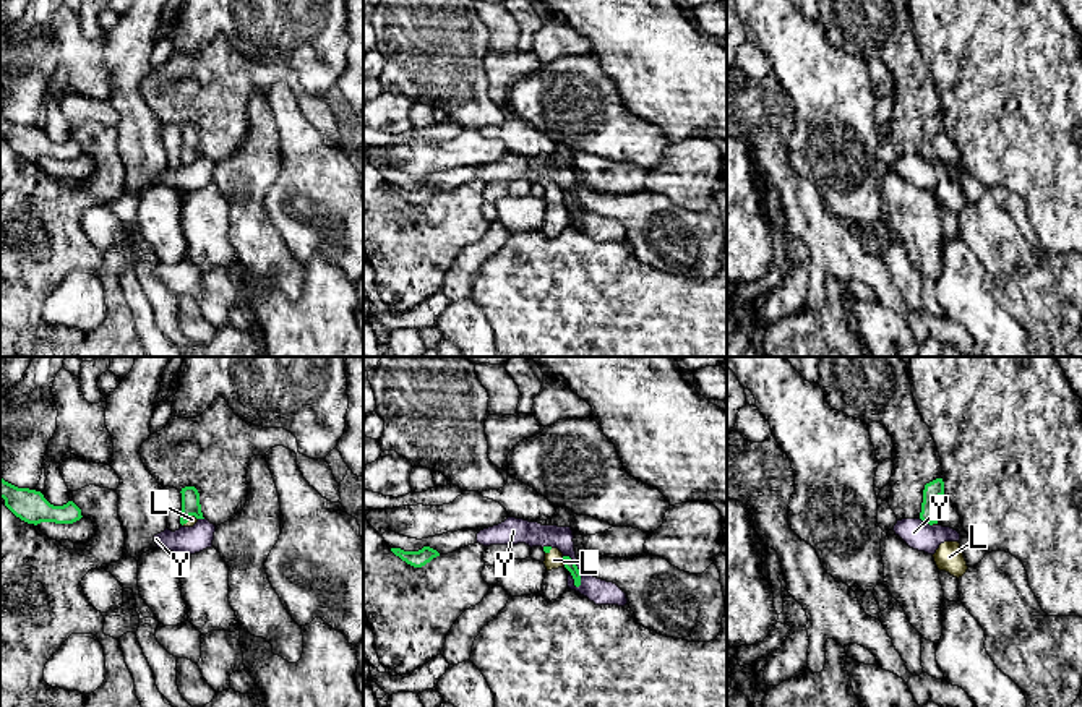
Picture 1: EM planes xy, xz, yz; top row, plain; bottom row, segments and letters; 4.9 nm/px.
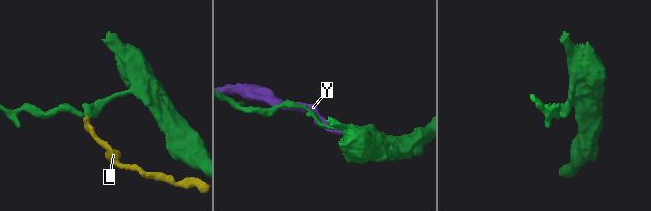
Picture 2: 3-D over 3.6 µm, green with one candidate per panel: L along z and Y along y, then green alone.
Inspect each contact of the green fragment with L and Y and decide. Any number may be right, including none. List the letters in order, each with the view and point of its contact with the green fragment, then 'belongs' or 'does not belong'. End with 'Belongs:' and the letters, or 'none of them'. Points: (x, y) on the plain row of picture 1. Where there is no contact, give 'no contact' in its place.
L: xz (563, 197) | belongs
Y: xz (578, 206) | does not belong
Belongs: L

